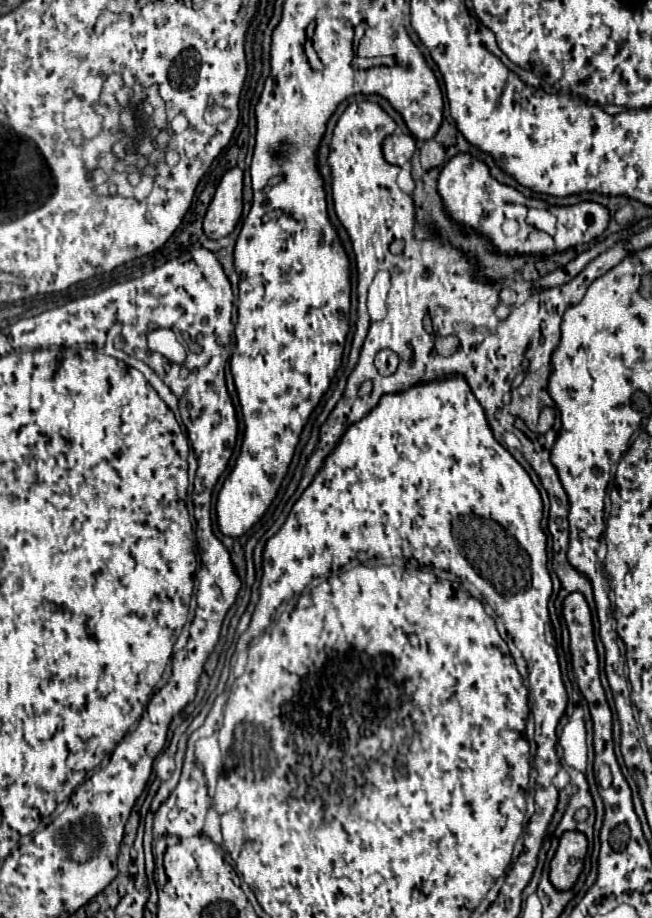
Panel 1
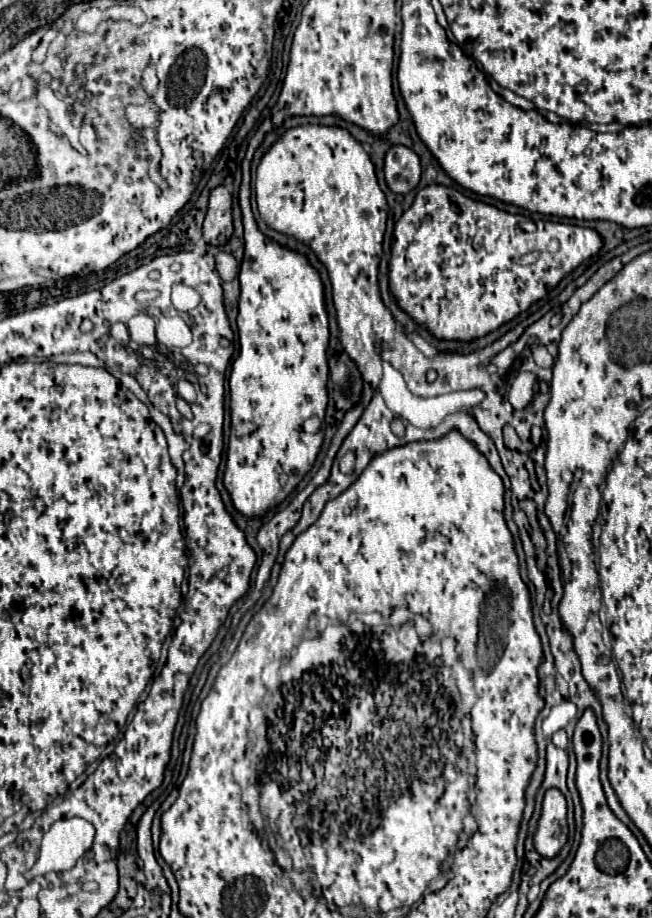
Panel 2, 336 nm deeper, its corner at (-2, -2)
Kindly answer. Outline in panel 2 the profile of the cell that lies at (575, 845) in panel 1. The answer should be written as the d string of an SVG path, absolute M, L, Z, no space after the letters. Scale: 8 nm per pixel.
M548 789L542 801L542 815L534 833L534 847L542 857L556 857L568 839L566 799L558 789Z

